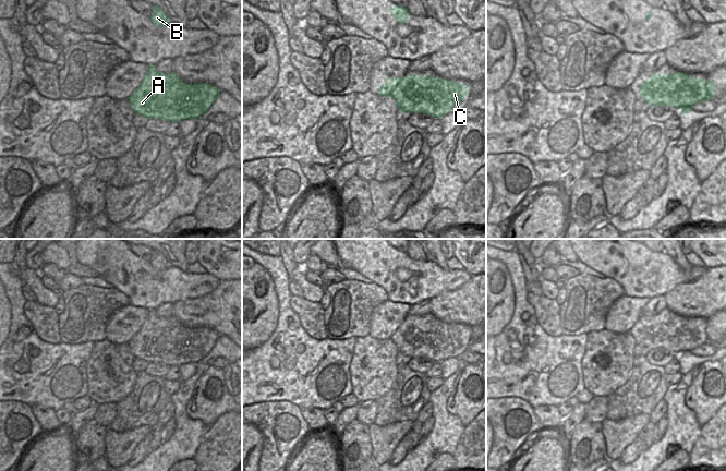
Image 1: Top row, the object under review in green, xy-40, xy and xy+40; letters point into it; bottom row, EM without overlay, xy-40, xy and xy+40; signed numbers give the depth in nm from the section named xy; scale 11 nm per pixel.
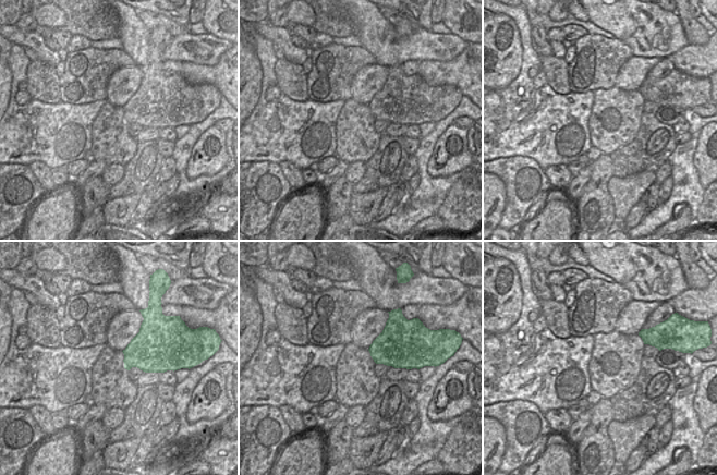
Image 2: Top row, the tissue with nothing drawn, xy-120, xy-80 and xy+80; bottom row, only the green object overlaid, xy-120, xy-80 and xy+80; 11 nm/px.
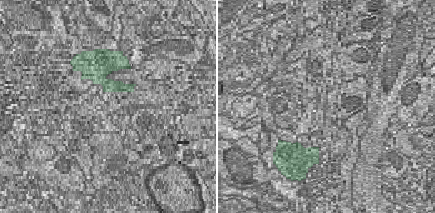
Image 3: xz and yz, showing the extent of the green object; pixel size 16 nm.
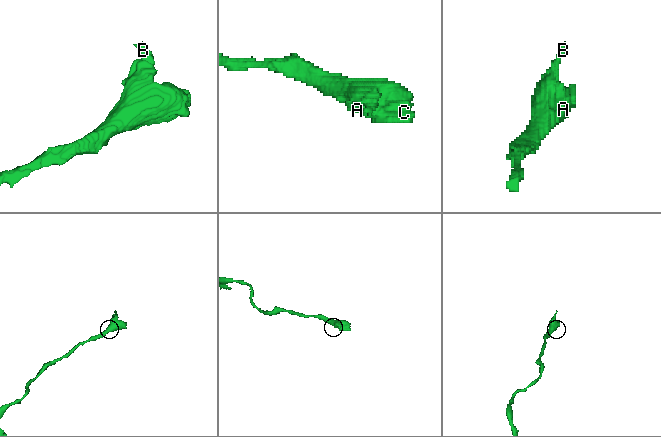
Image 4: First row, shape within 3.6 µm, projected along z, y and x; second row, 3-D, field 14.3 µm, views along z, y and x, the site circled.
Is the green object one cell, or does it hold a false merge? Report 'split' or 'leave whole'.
leave whole

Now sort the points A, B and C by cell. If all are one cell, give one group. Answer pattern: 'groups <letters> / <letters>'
groups A B C

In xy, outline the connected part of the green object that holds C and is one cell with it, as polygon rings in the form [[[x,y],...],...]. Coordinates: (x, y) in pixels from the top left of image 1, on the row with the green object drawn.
[[[388,71],[388,81],[379,87],[377,94],[392,98],[397,107],[407,113],[427,113],[434,118],[443,118],[452,112],[453,106],[465,99],[469,89],[469,86],[453,81],[434,76],[418,76],[416,73],[401,78],[390,78]]]

